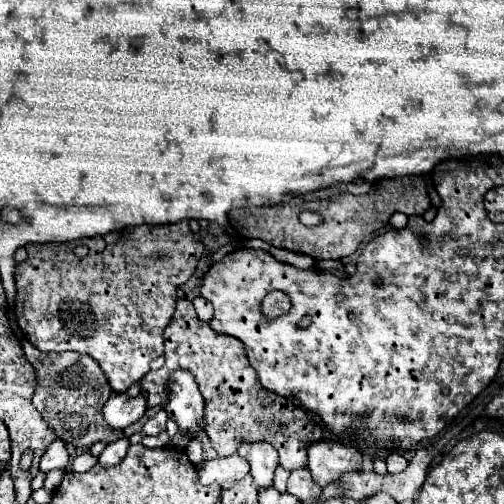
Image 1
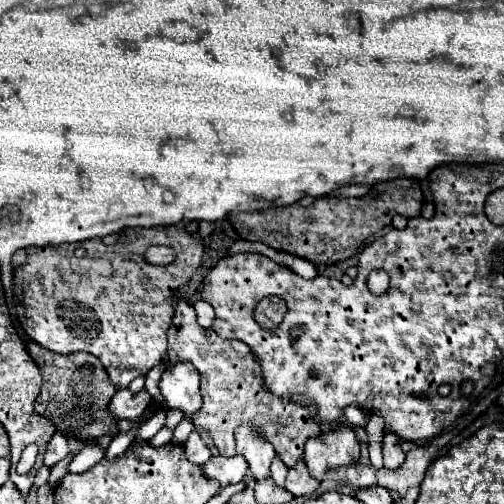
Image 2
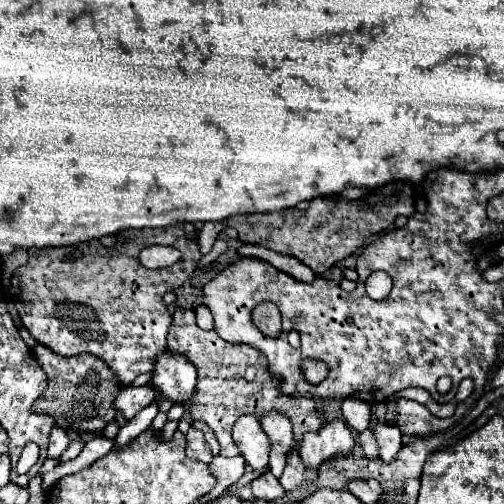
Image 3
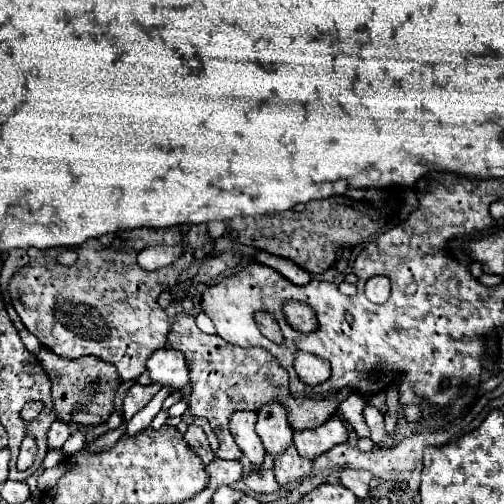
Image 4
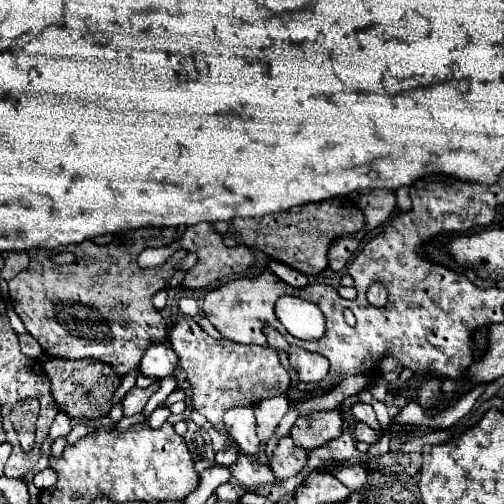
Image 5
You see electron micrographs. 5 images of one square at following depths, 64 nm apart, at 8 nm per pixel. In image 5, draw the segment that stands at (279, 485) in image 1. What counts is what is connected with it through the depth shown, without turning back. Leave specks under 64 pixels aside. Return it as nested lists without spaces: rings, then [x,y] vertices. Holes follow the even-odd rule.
[[[274,396],[268,400],[262,400],[260,404],[254,406],[254,414],[256,414],[256,432],[260,440],[272,440],[282,416],[290,410],[290,404],[286,400],[286,396]]]

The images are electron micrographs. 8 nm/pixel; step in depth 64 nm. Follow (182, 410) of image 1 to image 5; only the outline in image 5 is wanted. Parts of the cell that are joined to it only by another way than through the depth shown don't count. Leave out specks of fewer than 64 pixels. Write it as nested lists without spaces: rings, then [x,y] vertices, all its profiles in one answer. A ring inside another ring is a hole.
[[[152,344],[140,362],[140,372],[154,380],[162,380],[164,376],[174,376],[176,366],[178,356],[168,344]]]

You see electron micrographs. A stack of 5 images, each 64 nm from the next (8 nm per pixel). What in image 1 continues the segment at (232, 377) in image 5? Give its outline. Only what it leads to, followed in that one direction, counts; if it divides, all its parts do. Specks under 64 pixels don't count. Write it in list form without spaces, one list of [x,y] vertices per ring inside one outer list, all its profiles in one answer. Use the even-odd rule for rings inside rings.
[[[180,298],[174,318],[164,332],[164,368],[148,372],[142,380],[142,392],[148,408],[168,402],[168,380],[176,370],[188,370],[194,374],[204,398],[204,431],[210,438],[218,456],[227,457],[237,452],[244,442],[268,442],[280,454],[280,466],[286,470],[306,468],[306,450],[310,444],[322,440],[322,428],[308,418],[308,412],[292,400],[258,386],[258,376],[248,364],[244,344],[234,336],[218,334],[208,322],[196,316],[196,310],[188,298]]]

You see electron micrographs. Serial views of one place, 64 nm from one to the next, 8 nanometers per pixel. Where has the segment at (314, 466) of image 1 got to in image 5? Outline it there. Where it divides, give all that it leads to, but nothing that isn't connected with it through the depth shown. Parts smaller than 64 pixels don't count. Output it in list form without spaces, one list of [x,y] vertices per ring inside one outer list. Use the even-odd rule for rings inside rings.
[[[338,410],[316,412],[312,416],[296,420],[290,436],[300,448],[310,452],[328,444],[330,440],[336,440],[342,434],[342,424],[344,422]]]

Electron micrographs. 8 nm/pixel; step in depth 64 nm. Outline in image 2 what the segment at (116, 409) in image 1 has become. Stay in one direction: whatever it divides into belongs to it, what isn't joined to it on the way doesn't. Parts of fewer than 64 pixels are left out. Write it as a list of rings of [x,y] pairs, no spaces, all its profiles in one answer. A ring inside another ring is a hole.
[[[118,390],[108,404],[108,412],[114,416],[114,420],[138,420],[148,406],[150,394],[146,390],[138,394],[132,394],[130,390]]]

